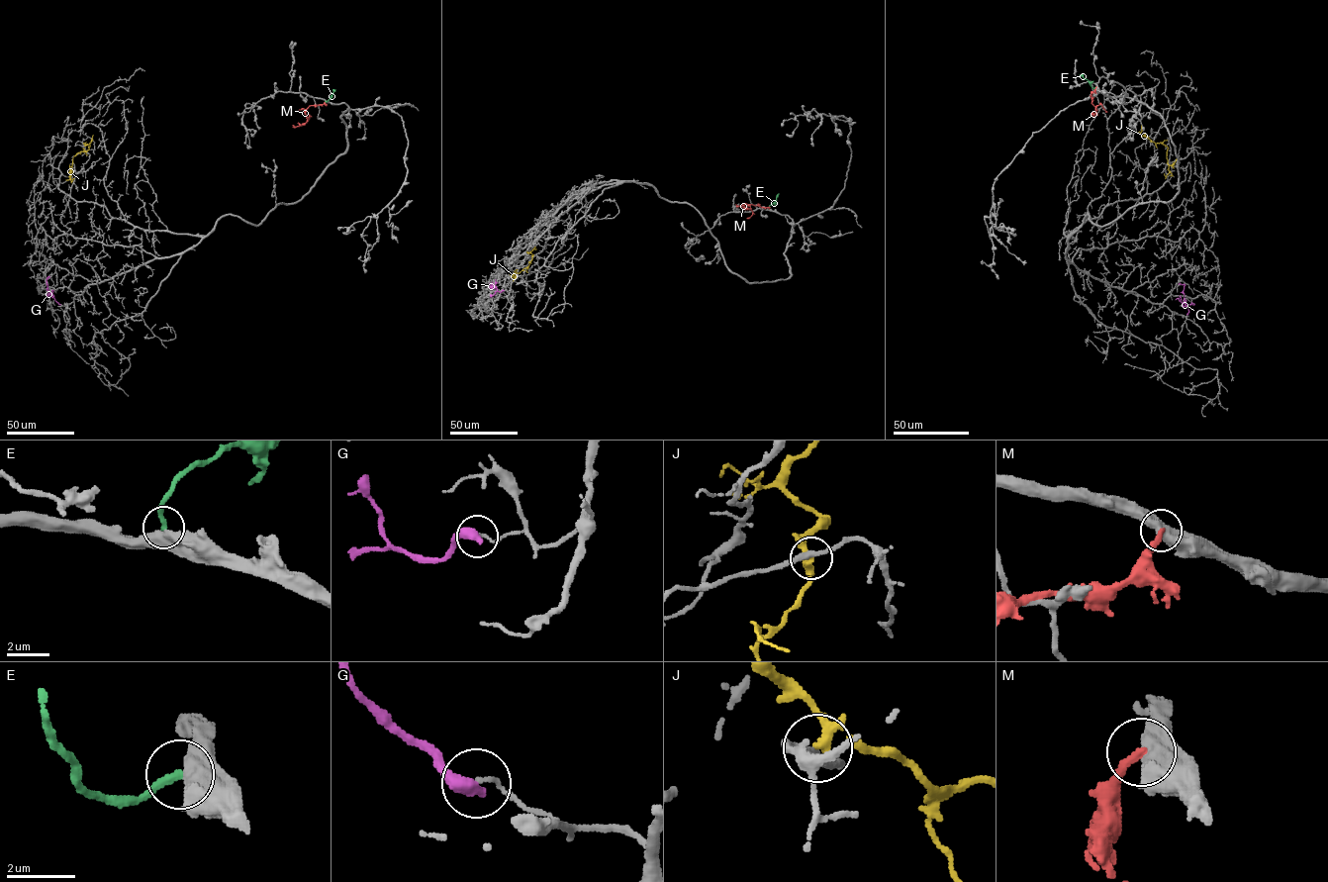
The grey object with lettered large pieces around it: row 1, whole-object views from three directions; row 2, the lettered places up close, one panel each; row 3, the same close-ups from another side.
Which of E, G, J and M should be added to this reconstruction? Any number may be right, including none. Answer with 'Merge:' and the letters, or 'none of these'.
Merge: E

